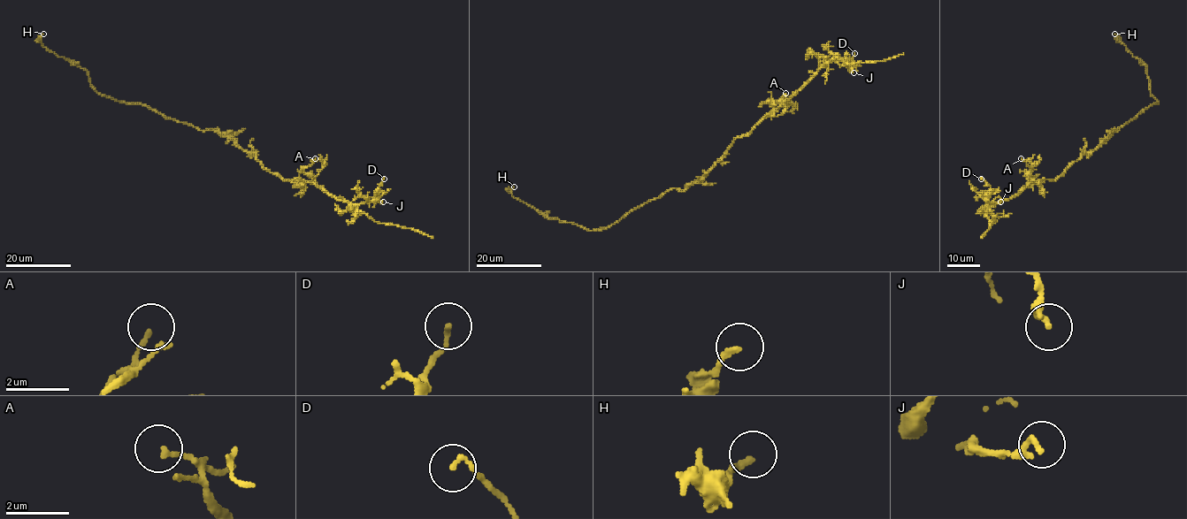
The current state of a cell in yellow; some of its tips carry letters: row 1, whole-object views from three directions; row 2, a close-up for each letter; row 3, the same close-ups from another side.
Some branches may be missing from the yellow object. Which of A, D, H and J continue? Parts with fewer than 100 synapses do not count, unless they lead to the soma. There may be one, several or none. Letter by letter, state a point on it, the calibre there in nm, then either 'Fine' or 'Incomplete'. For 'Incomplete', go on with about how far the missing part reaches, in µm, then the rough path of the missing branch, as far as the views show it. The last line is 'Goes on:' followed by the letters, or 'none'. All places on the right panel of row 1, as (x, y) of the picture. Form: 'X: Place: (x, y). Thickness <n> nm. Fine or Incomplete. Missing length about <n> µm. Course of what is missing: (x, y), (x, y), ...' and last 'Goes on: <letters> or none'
A: Place: (1021, 158). Thickness 140 nm. Fine
D: Place: (981, 179). Thickness 130 nm. Fine
H: Place: (1114, 34). Thickness 200 nm. Fine
J: Place: (1000, 202). Thickness 280 nm. Fine
Goes on: none

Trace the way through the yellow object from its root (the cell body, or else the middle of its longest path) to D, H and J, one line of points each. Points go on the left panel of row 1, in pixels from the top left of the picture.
D: (235, 143), (284, 179), (311, 181), (330, 194), (352, 204), (375, 201), (379, 196), (379, 186), (384, 179)
H: (235, 143), (215, 130), (200, 131), (141, 103), (117, 102), (100, 94), (85, 70), (42, 45), (43, 34)
J: (235, 143), (284, 179), (311, 181), (330, 194), (352, 204), (383, 202)

